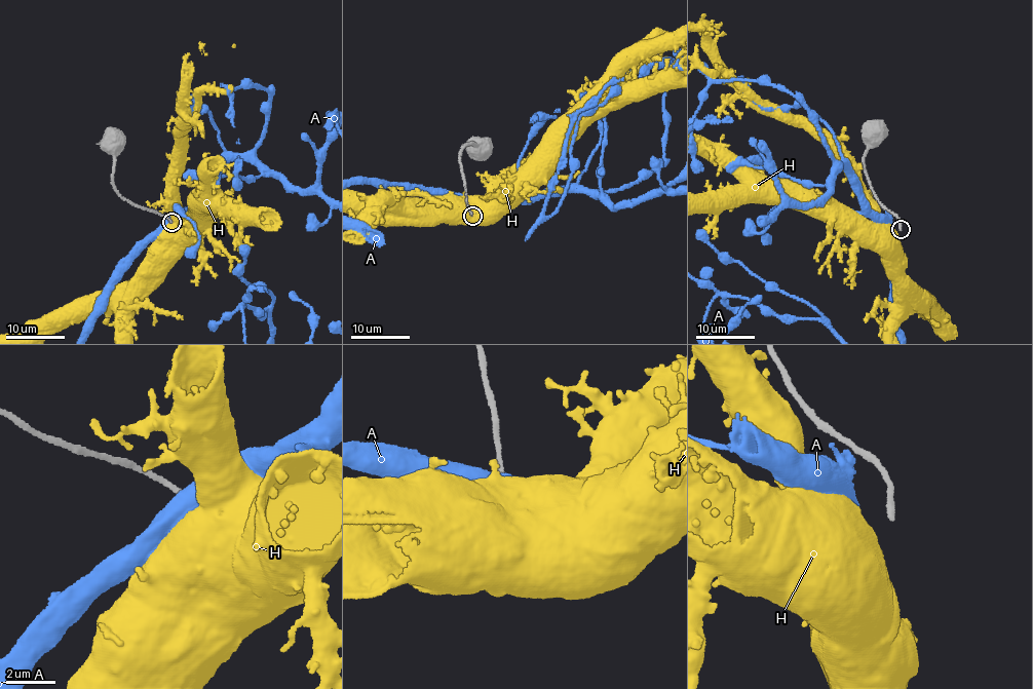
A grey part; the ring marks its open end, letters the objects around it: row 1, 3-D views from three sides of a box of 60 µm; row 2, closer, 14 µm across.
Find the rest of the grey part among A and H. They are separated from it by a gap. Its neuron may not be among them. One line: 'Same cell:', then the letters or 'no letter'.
Same cell: no letter

